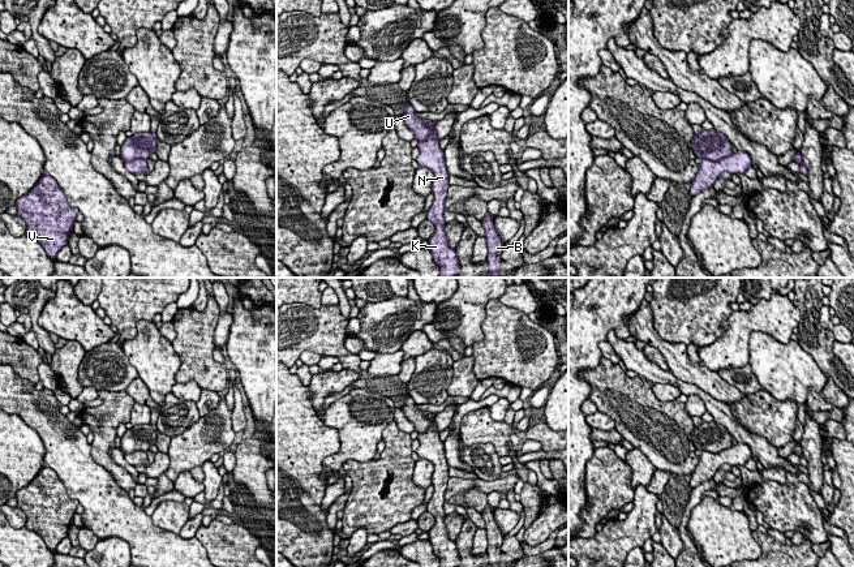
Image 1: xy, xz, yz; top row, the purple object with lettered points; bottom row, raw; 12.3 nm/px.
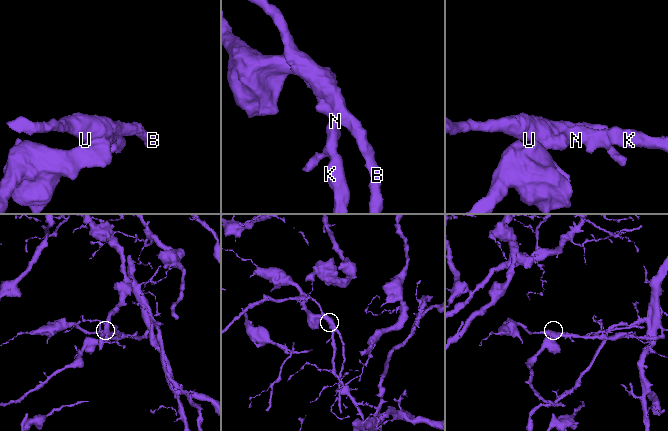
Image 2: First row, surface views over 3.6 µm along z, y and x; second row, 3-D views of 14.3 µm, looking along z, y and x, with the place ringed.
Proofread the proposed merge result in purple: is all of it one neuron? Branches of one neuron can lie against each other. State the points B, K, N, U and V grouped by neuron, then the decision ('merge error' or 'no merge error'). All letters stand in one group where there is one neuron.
B U / K N V | merge error

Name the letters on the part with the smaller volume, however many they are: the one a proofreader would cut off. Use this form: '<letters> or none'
B, U

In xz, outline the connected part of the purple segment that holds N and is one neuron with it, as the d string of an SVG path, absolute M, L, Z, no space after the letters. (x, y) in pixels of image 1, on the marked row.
M435 136L429 137L417 145L420 155L416 162L421 167L429 168L434 173L432 193L434 201L426 212L426 219L430 220L435 229L430 236L429 250L434 262L439 266L441 278L455 278L460 274L460 265L455 249L449 245L445 233L443 212L446 210L445 201L449 190L449 172L445 164L443 150L439 147L439 141Z

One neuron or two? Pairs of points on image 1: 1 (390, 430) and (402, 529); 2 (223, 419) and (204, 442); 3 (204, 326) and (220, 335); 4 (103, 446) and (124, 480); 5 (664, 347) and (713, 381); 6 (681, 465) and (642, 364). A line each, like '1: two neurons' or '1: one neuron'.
1: two neurons
2: one neuron
3: two neurons
4: one neuron
5: one neuron
6: two neurons

